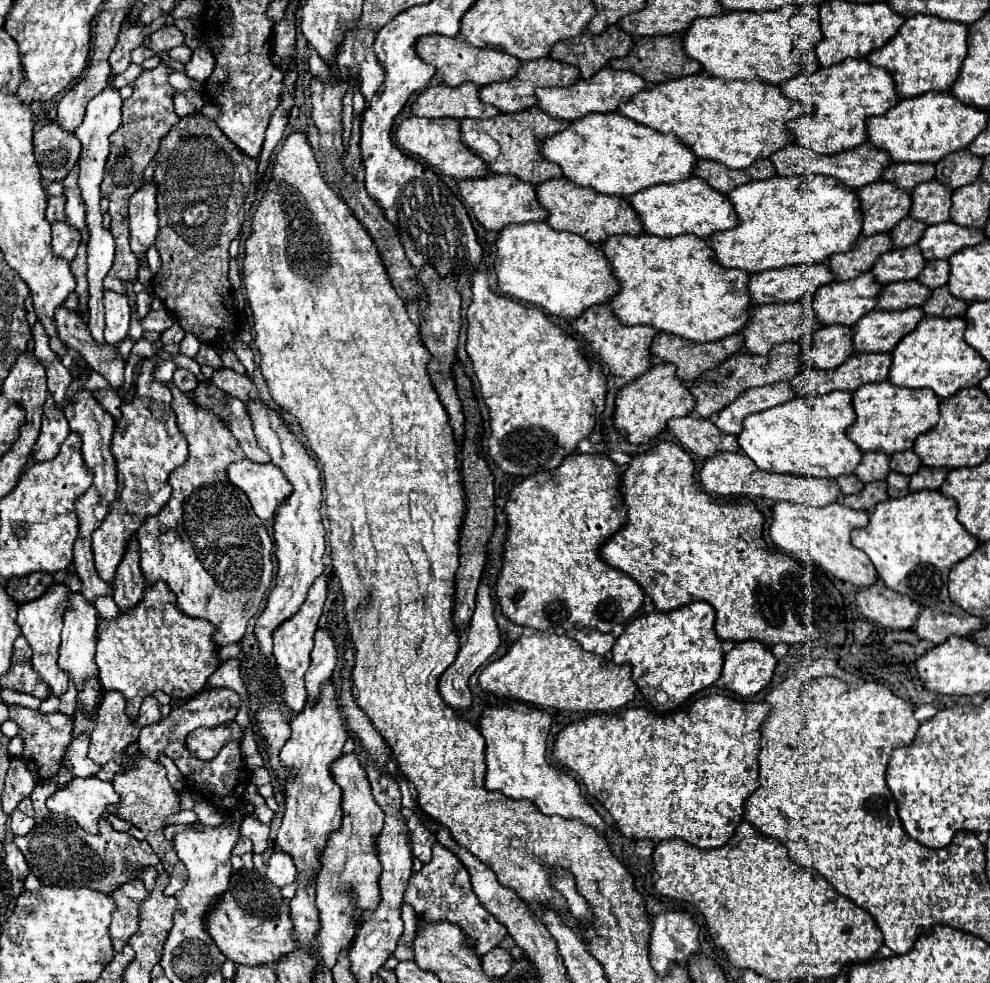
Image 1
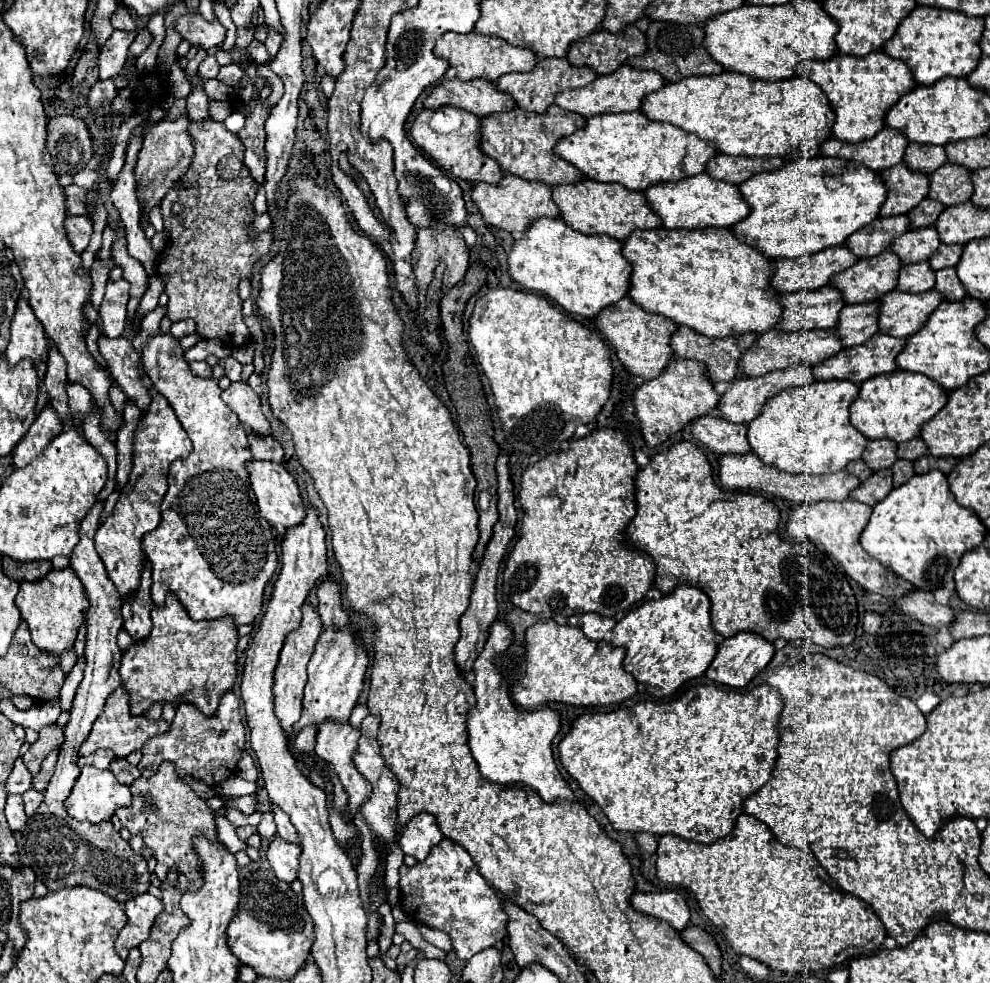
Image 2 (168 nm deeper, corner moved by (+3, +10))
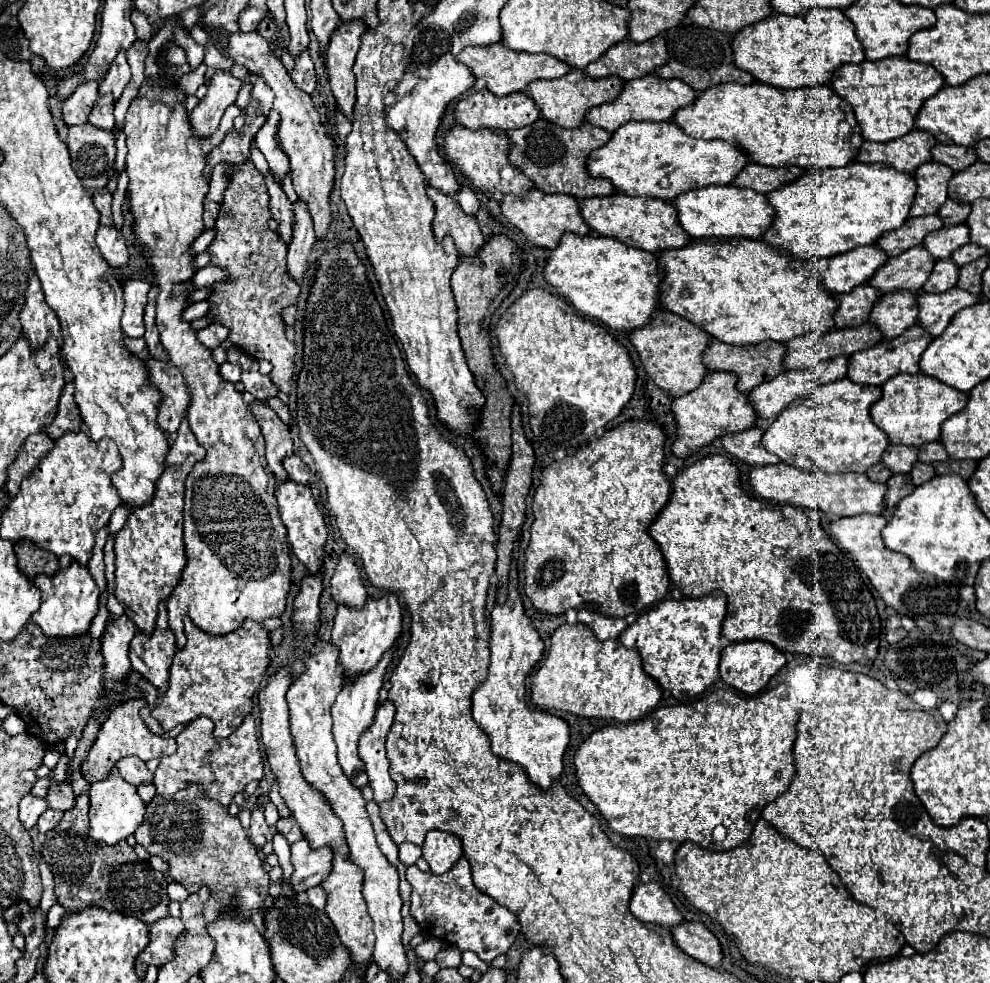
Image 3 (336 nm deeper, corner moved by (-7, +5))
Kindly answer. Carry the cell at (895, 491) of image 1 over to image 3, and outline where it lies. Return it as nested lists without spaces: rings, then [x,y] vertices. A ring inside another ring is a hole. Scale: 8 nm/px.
[[[916,463],[916,465],[912,467],[912,471],[910,471],[910,477],[912,477],[912,483],[922,485],[922,483],[926,483],[928,479],[934,477],[934,469],[932,469],[932,465],[928,465],[928,463]]]

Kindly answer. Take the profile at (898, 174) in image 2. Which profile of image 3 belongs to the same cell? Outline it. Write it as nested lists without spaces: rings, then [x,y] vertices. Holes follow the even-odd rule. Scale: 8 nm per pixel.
[[[924,163],[916,169],[916,197],[910,207],[910,217],[936,213],[948,199],[948,179],[952,171],[940,163]]]

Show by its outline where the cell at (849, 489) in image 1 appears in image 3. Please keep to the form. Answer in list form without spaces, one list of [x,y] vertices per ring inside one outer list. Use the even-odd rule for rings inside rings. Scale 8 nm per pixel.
[[[876,463],[876,465],[872,465],[868,471],[866,471],[866,475],[872,479],[872,481],[878,481],[878,483],[886,483],[888,479],[890,479],[890,475],[892,475],[892,471],[888,471],[882,463]]]

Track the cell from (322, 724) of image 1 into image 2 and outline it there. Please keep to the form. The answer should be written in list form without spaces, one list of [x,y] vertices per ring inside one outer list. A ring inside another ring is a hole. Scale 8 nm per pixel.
[[[354,626],[324,630],[308,662],[308,684],[304,688],[302,718],[294,728],[300,730],[310,724],[320,724],[326,718],[334,718],[338,722],[348,720],[352,708],[356,706],[358,694],[364,686],[366,666],[368,666],[368,654],[364,646],[358,642]]]

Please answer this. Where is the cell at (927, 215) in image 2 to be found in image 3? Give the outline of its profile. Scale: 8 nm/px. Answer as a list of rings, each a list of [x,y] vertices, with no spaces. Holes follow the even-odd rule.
[[[946,199],[946,203],[938,209],[940,219],[944,219],[944,225],[960,225],[970,213],[970,203],[956,203],[954,199]]]

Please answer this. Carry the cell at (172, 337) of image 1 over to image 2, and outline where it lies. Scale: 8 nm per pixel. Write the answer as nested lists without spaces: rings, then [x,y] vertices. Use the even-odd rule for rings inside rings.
[[[180,320],[176,324],[172,324],[172,336],[174,338],[184,338],[188,334],[196,334],[196,322],[194,320]]]

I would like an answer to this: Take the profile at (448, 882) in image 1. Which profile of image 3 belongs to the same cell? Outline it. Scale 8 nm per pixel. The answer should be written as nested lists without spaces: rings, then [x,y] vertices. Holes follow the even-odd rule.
[[[460,857],[444,875],[422,873],[416,865],[412,865],[406,871],[406,881],[412,885],[410,913],[416,923],[440,941],[446,941],[458,949],[474,951],[488,965],[496,955],[506,953],[520,933],[518,919],[474,885],[472,867],[466,857]]]

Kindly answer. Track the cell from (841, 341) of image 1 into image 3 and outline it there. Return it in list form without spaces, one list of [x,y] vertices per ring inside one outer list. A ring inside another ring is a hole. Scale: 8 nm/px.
[[[910,291],[882,295],[872,307],[868,321],[880,329],[884,339],[898,337],[906,327],[916,323],[916,295]]]

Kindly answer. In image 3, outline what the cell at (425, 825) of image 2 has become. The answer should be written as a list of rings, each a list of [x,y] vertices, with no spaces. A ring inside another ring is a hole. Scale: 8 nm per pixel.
[[[432,829],[422,845],[422,857],[428,861],[434,875],[442,875],[452,867],[452,863],[456,863],[456,859],[462,857],[462,843],[452,833]]]

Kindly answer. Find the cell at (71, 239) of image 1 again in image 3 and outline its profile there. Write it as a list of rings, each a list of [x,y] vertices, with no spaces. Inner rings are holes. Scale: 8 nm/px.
[[[98,227],[96,247],[110,267],[124,267],[128,263],[128,249],[122,233],[114,227]]]

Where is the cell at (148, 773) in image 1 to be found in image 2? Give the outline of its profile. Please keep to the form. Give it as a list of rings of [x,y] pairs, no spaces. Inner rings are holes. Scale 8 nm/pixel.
[[[164,762],[154,778],[138,778],[132,786],[132,806],[118,810],[118,818],[130,834],[142,836],[144,844],[154,852],[156,876],[164,880],[170,870],[178,870],[178,886],[182,892],[194,892],[202,888],[202,862],[194,850],[192,838],[204,836],[210,842],[218,842],[216,814],[208,804],[194,794],[194,790],[184,784],[174,768],[174,764]]]

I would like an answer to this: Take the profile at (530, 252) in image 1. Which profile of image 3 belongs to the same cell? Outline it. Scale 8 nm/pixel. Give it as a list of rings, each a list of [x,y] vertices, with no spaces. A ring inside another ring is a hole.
[[[564,233],[560,243],[550,251],[542,275],[544,281],[552,285],[558,295],[568,299],[580,315],[618,331],[646,325],[658,307],[662,271],[658,269],[656,255],[628,247],[612,237]]]

